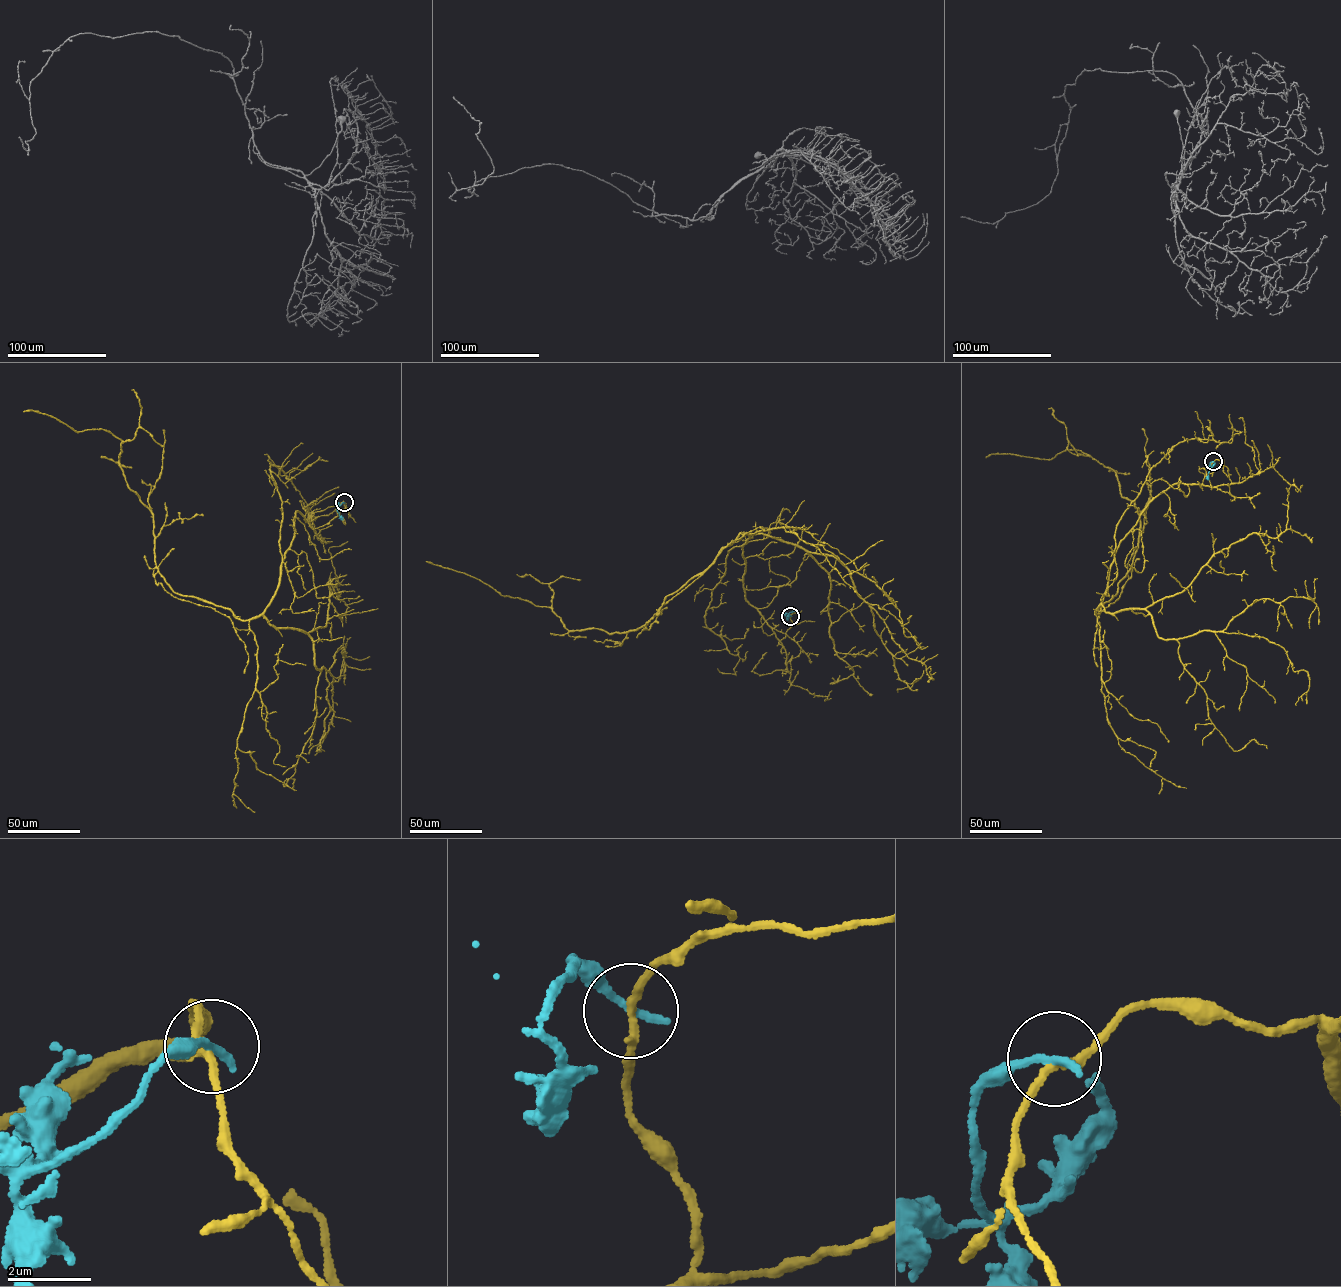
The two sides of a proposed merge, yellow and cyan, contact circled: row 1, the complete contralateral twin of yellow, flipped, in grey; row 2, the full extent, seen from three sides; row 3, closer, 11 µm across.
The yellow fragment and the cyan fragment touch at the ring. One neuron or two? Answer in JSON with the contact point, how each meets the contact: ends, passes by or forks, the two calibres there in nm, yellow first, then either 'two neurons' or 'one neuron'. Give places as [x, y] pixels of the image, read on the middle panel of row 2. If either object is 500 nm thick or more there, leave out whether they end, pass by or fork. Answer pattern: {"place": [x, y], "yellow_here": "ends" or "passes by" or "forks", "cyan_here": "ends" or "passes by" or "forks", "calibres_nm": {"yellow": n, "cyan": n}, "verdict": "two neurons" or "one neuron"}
{"place": [790, 616], "yellow_here": "passes by", "cyan_here": "ends", "calibres_nm": {"yellow": 180, "cyan": 240}, "verdict": "two neurons"}

